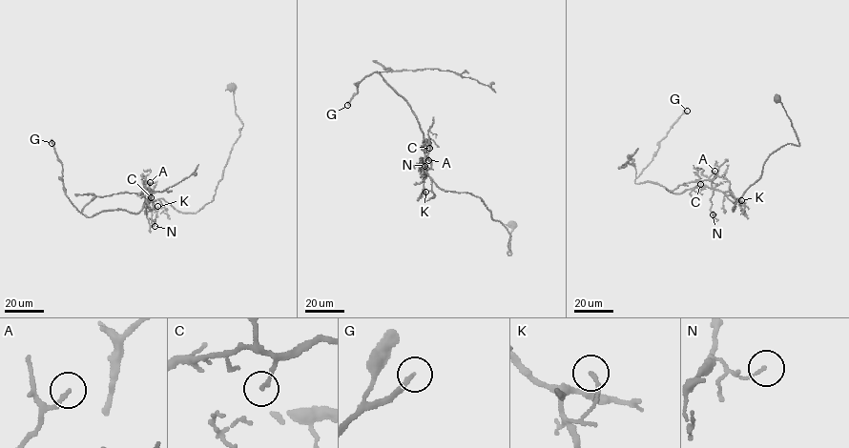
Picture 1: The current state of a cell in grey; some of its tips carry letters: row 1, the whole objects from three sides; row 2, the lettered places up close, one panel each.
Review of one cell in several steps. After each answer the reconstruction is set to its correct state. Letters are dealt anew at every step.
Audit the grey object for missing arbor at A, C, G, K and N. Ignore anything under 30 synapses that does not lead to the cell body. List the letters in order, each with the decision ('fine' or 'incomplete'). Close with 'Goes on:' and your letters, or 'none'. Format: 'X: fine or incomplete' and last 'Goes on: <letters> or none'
A: fine
C: fine
G: incomplete
K: fine
N: fine
Goes on: G

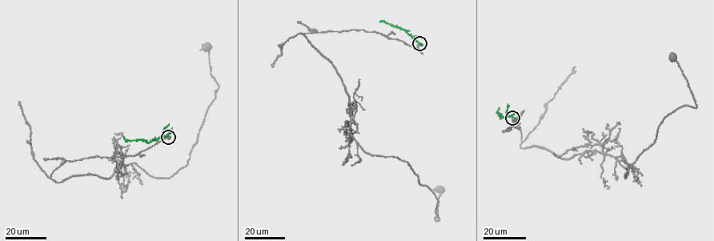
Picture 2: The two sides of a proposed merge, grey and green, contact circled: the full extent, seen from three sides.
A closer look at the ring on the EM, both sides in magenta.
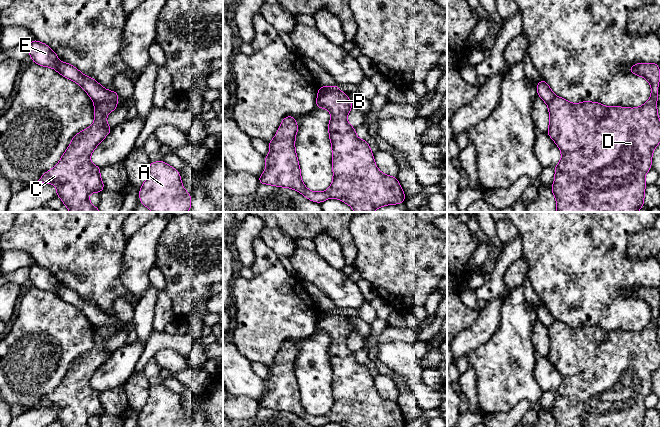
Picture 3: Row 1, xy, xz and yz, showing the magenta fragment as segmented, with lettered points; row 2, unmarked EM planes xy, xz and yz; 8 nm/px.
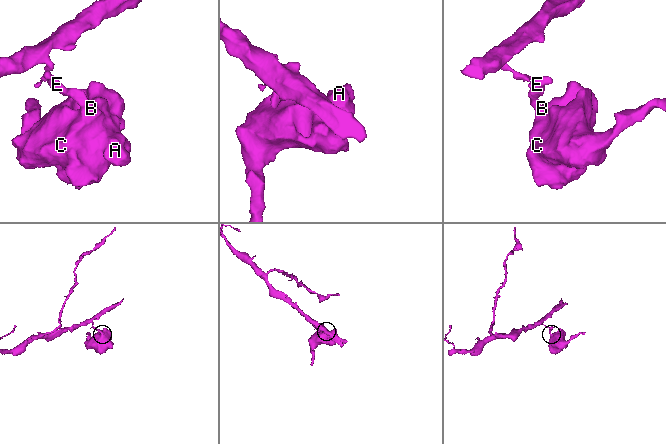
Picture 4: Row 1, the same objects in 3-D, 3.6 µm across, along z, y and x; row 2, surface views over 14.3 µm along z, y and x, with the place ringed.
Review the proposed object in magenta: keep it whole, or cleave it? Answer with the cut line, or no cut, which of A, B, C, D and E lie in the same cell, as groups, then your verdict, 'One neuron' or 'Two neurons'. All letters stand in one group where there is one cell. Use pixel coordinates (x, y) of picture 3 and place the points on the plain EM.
Split along xz (339, 314), (326, 314), (318, 318). Groups: A B C D / E. Two neurons

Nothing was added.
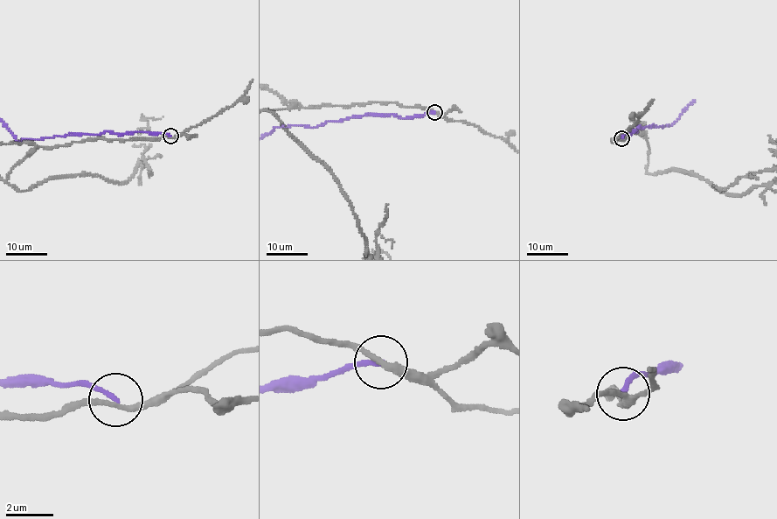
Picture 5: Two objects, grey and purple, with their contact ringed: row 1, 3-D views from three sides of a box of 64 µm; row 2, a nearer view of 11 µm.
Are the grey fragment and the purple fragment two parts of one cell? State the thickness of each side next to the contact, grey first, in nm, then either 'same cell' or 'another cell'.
calibres 240 and 200 nm; another cell

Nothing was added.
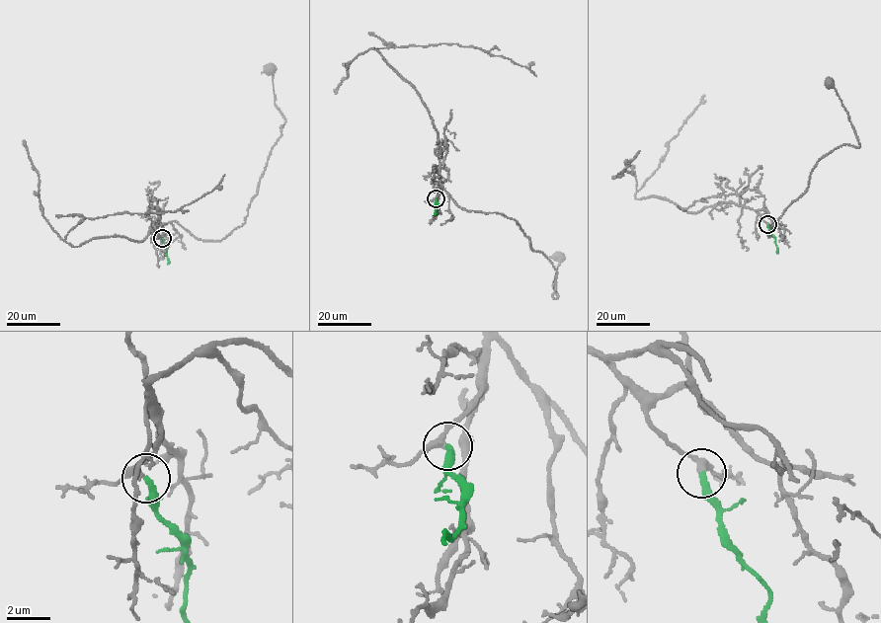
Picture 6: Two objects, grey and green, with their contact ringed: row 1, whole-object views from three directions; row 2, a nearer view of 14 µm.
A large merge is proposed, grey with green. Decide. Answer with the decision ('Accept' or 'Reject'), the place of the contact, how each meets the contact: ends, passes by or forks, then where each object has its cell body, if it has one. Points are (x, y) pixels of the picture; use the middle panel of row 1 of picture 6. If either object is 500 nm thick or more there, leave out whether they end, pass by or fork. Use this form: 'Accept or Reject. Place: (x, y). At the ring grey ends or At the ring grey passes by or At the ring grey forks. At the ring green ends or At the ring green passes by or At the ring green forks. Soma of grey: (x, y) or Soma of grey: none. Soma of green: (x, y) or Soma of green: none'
Accept. Place: (436, 198). At the ring grey passes by. At the ring green ends. Soma of grey: (559, 256). Soma of green: none

